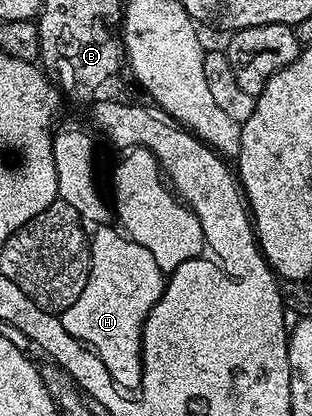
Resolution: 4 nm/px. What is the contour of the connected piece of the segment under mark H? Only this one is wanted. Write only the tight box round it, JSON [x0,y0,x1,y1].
[62,226,165,390]

